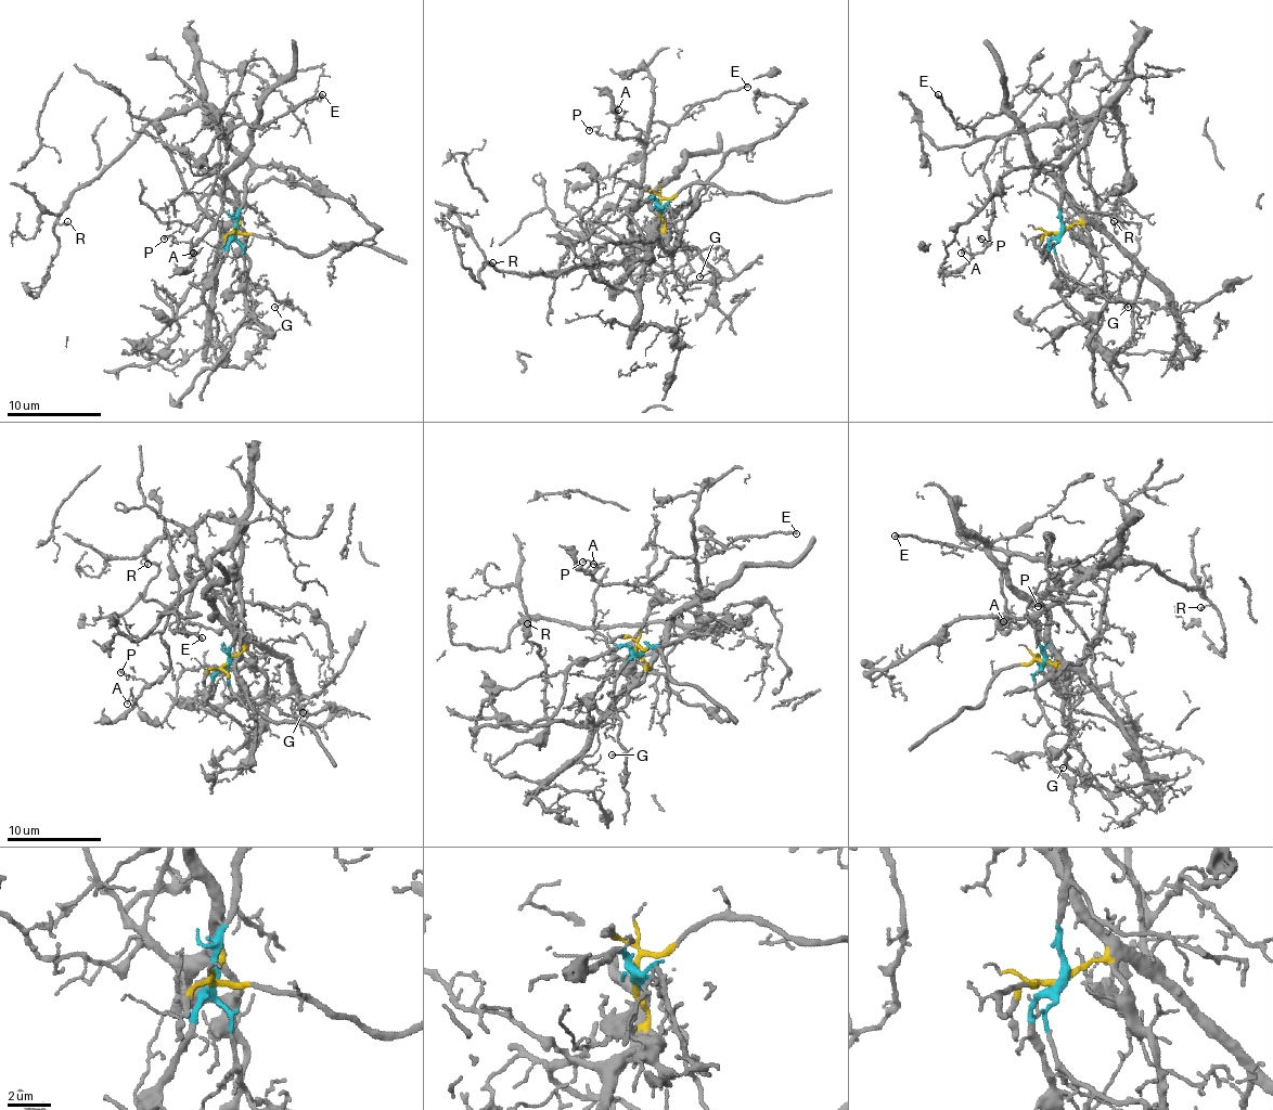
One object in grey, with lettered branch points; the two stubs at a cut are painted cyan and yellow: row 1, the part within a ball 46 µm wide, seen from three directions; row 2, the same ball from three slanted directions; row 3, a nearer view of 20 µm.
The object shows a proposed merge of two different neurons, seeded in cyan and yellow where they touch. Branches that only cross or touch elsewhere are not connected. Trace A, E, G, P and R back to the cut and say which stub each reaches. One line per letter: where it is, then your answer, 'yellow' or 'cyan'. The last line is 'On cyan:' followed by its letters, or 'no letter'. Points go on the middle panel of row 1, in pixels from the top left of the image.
A: (618, 110) | cyan
E: (747, 87) | cyan
G: (699, 276) | cyan
P: (589, 130) | cyan
R: (492, 262) | cyan
On cyan: A, E, G, P, R

